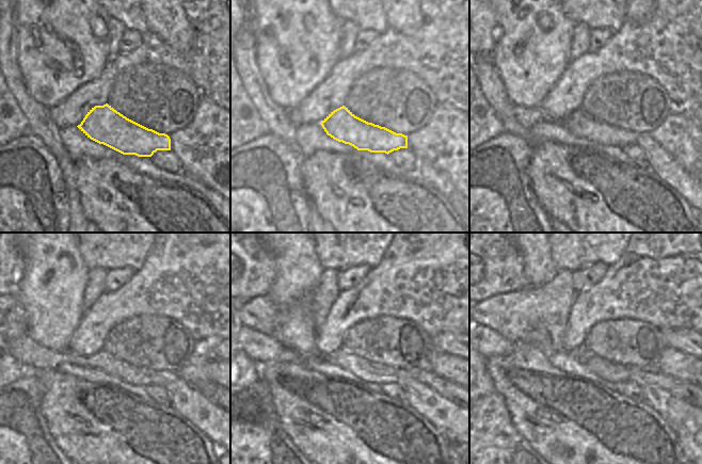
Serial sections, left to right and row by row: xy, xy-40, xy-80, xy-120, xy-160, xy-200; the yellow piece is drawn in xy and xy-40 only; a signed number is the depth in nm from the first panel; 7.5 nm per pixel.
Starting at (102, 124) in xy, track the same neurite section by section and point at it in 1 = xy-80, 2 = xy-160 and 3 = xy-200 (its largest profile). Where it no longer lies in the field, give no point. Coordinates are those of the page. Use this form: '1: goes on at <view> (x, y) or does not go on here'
1: goes on at xy-80 (579, 123)
2: goes on at xy-160 (363, 373)
3: goes on at xy-200 (612, 378)

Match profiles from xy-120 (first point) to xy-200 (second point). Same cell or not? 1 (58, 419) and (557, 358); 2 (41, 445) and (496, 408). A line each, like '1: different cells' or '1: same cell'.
1: different cells
2: same cell

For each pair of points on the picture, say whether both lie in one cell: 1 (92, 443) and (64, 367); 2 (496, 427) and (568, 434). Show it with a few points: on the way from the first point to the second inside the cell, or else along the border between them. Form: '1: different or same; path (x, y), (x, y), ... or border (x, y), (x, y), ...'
1: different; border (56, 368), (65, 373), (90, 381)
2: different; border (506, 405), (515, 430), (531, 448)

